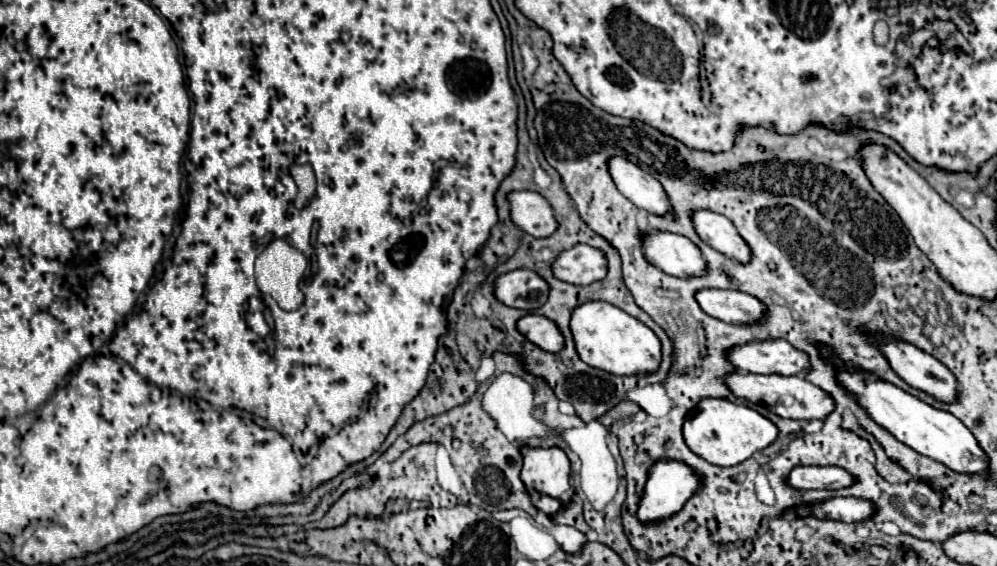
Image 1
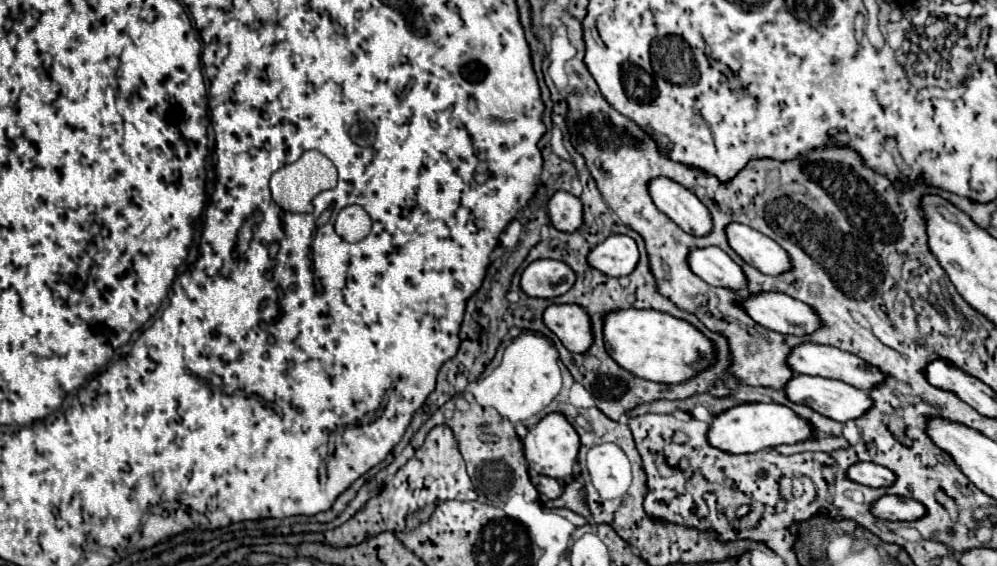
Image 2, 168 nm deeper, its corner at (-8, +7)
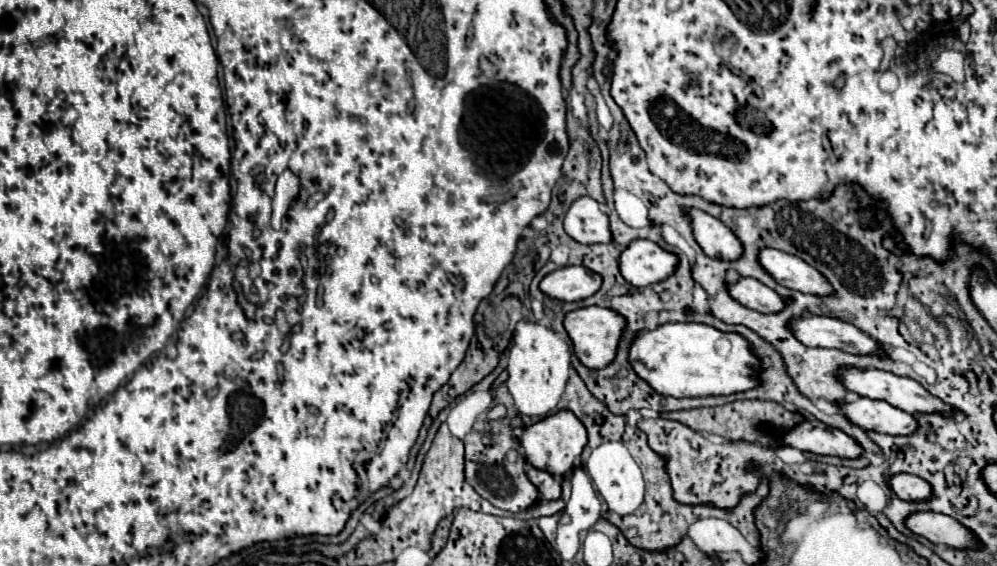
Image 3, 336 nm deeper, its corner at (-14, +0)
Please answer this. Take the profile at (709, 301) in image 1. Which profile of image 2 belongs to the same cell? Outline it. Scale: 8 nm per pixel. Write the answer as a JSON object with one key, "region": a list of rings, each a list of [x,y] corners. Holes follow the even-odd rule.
{"region":[[[760,293],[744,299],[742,305],[756,323],[778,333],[802,337],[820,329],[816,311],[784,293]]]}

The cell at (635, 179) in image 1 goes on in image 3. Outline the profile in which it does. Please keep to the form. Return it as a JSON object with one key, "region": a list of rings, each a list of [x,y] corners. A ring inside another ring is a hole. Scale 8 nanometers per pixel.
{"region":[[[688,208],[686,216],[690,218],[694,238],[704,254],[708,254],[710,258],[726,260],[738,258],[738,254],[742,254],[742,244],[738,242],[738,238],[734,238],[732,230],[728,230],[718,218],[698,208]]]}

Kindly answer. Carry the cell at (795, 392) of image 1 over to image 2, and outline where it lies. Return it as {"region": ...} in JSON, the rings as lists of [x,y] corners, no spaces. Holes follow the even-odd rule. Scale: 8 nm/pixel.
{"region":[[[796,375],[788,387],[786,387],[786,393],[788,393],[788,399],[794,401],[794,403],[802,403],[802,405],[808,405],[812,407],[816,413],[820,415],[826,415],[834,421],[840,421],[840,423],[846,423],[846,421],[852,421],[852,419],[858,419],[862,417],[868,407],[872,407],[872,397],[870,393],[862,391],[862,389],[856,389],[848,383],[840,383],[840,381],[834,381],[834,379],[820,379],[820,377],[810,377],[810,375]]]}

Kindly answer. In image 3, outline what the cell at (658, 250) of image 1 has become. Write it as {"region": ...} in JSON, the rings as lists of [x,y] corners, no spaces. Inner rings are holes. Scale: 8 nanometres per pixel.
{"region":[[[738,278],[736,282],[726,282],[728,294],[744,304],[746,308],[758,310],[758,312],[778,312],[782,310],[784,302],[782,298],[778,298],[778,294],[774,290],[770,290],[768,286],[764,286],[762,282],[758,282],[756,278]]]}

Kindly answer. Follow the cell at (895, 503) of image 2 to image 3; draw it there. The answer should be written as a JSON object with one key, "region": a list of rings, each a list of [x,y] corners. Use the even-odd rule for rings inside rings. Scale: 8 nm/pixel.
{"region":[[[914,512],[906,516],[904,524],[914,534],[924,536],[934,544],[946,544],[950,548],[976,548],[978,546],[970,530],[946,514]]]}

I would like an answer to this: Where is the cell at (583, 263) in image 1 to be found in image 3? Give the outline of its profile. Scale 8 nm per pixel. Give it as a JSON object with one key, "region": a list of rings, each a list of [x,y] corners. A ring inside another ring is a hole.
{"region":[[[634,240],[618,258],[622,278],[632,286],[648,286],[674,272],[676,256],[650,240]]]}

